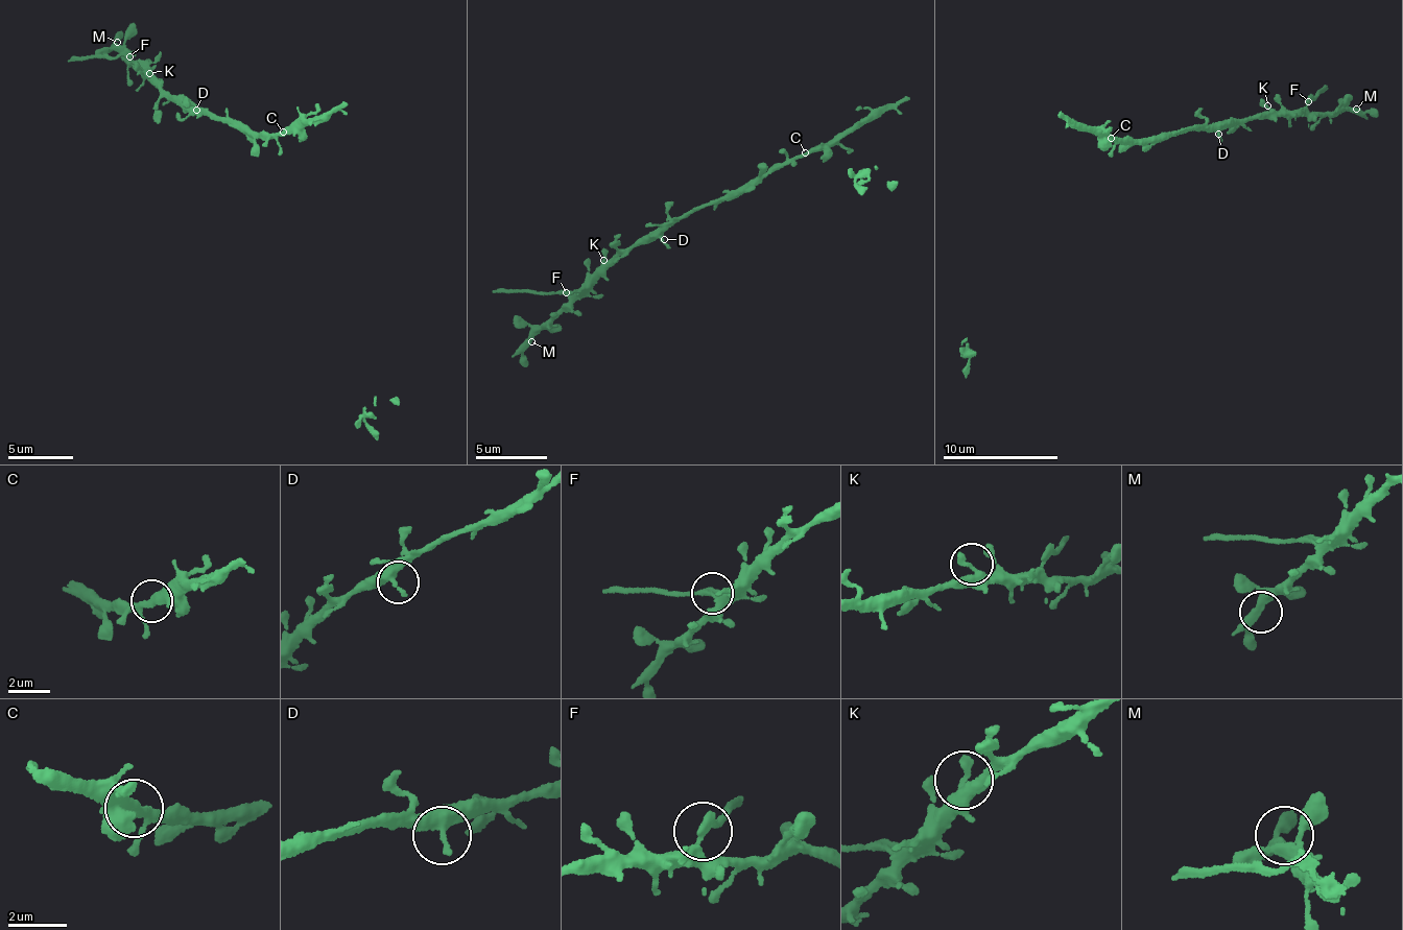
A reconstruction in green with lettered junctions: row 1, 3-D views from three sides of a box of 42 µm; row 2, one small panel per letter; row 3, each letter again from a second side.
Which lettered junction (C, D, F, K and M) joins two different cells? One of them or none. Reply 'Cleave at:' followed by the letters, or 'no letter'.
Cleave at: F

